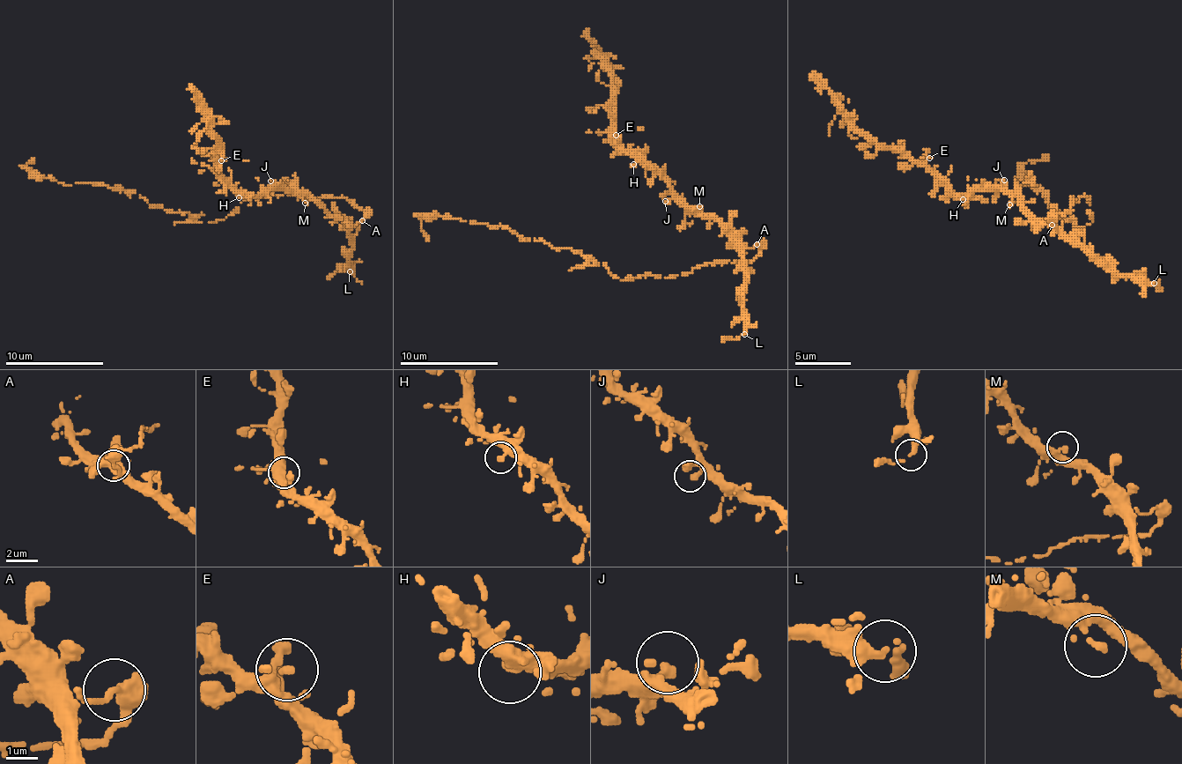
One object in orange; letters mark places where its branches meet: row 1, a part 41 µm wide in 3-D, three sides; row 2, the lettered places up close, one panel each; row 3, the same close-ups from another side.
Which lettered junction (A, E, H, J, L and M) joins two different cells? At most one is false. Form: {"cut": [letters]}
{"cut": ["A"]}

